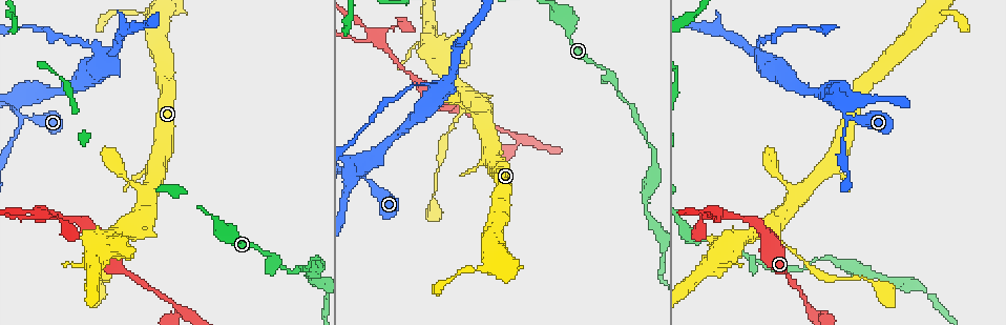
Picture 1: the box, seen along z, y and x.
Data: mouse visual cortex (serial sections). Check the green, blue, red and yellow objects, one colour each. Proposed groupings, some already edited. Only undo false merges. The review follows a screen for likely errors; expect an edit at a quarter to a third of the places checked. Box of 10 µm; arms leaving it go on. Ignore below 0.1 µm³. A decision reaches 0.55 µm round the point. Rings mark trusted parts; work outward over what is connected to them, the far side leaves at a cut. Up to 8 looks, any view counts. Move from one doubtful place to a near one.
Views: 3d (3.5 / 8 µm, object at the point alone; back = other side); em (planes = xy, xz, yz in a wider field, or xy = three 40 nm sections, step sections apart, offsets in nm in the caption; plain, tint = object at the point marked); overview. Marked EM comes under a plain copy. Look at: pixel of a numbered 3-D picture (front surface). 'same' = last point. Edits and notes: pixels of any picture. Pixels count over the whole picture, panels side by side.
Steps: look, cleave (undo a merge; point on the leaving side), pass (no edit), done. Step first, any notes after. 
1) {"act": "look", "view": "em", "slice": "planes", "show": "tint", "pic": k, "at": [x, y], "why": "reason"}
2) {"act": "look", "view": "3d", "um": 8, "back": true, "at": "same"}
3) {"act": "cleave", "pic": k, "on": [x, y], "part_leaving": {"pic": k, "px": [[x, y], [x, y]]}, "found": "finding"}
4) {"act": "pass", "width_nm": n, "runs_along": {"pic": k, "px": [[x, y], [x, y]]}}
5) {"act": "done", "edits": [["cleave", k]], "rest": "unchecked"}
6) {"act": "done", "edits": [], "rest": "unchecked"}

{"act": "look", "view": "3d", "um": 3.5, "back": true, "pic": 1, "at": [364, 179], "why": "thin arm on a thick one"}

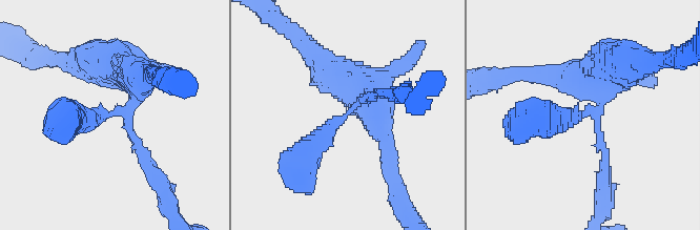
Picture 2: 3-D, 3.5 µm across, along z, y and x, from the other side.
{"act": "look", "view": "em", "slice": "xy", "step": 3, "show": "tint", "pic": 2, "at": [110, 114], "arms": 3, "arm_widths_nm": [150, 350, 400]}

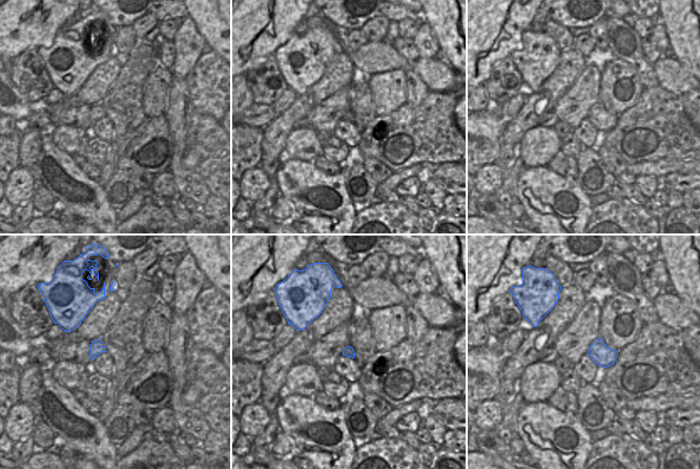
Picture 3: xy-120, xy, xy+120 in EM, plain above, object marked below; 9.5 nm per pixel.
{"act": "pass", "runs_along": {"pic": 2, "px": [[300, 162], [328, 127], [373, 98], [361, 79]]}, "found": "continuous, no second cell"}

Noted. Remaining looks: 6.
{"act": "look", "view": "3d", "um": 8, "pic": 1, "at": [413, 86], "why": "a narrow waist"}

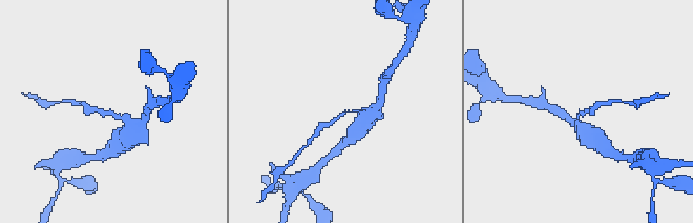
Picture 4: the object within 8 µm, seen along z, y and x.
{"act": "look", "view": "3d", "um": 3.5, "at": "same", "why": "closer look"}

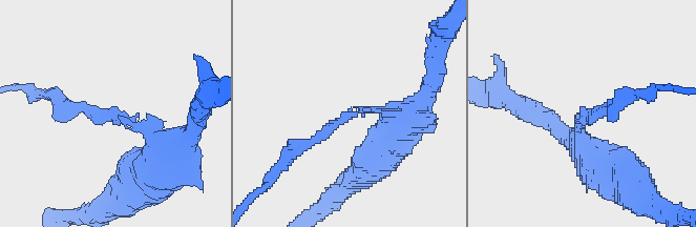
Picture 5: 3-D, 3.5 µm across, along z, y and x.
{"act": "look", "view": "em", "slice": "xy", "step": 2, "show": "tint", "pic": 5, "at": [353, 117], "arm_widths_nm": [150, 350]}

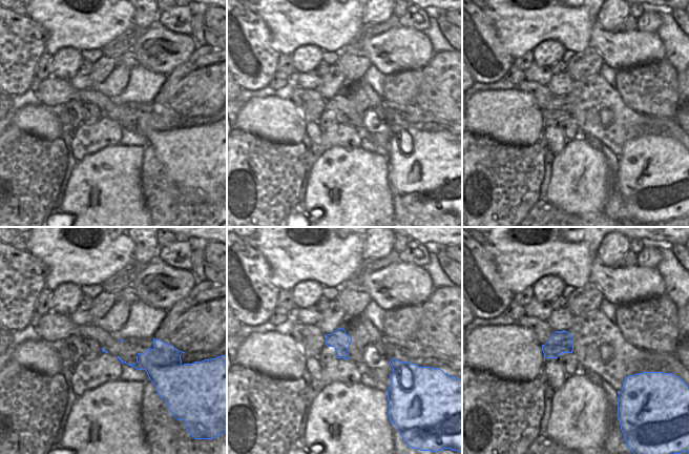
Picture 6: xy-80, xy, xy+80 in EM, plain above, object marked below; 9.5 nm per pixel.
{"act": "cleave", "pic": 5, "on": [327, 131], "part_leaving": {"pic": 5, "px": [[359, 110], [297, 147], [281, 166]]}, "found": "a second cell is stuck on"}

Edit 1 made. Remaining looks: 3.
{"act": "look", "view": "overview"}

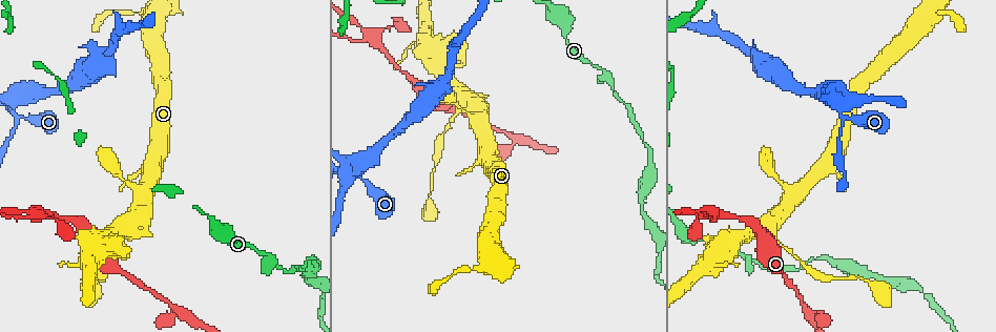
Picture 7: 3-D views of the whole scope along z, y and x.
{"act": "look", "view": "3d", "um": 3.5, "pic": 7, "at": [39, 215], "why": "side arm on a straight run"}

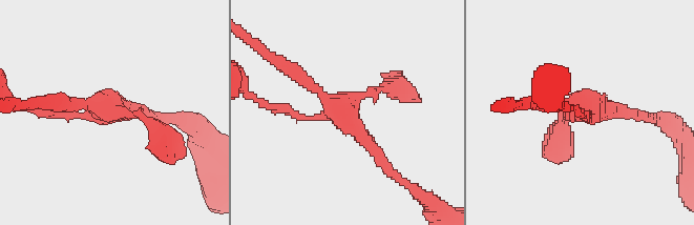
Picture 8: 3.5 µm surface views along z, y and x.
{"act": "look", "view": "em", "slice": "xy", "step": 1, "show": "tint", "pic": 8, "at": [590, 108], "why": "shape alone is not enough"}

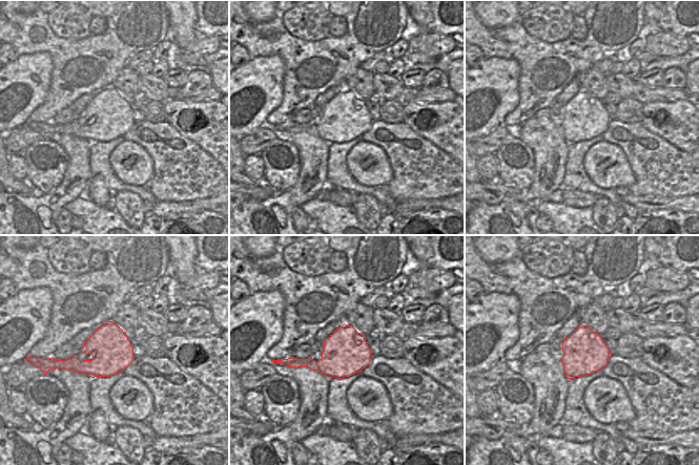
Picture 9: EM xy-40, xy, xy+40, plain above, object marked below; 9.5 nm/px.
{"act": "pass", "runs_along": {"pic": 8, "px": [[639, 117], [583, 104], [559, 129]]}, "found": "all the same cell"}

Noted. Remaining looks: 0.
{"act": "done", "edits": [["cleave", 5]], "rest": "unchecked"}

